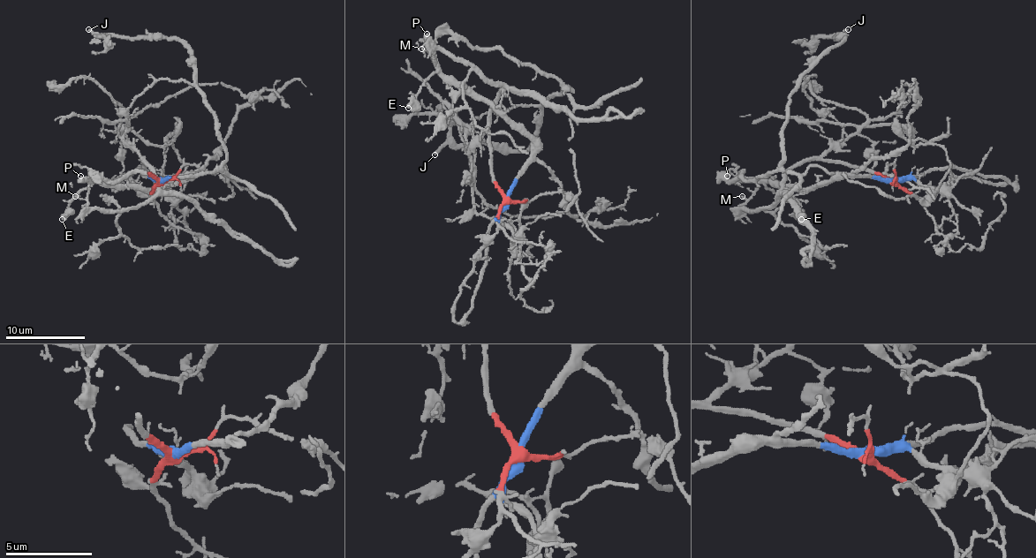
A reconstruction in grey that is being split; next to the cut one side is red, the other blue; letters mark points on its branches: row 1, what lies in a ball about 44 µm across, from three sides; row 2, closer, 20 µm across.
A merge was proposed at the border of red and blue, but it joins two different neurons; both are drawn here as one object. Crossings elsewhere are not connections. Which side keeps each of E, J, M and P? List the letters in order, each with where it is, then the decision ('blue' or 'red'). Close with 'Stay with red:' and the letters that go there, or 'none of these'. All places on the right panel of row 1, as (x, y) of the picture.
E: place (801, 219); blue
J: place (848, 29); red
M: place (742, 196); blue
P: place (727, 176); blue
Stay with red: J

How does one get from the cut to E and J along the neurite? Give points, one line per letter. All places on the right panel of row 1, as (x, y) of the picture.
E: (893, 180), (837, 177), (823, 184), (797, 188), (766, 184), (775, 194), (791, 202), (801, 218)
J: (893, 180), (823, 156), (845, 137), (843, 129), (820, 115), (805, 83), (799, 83), (847, 28)

